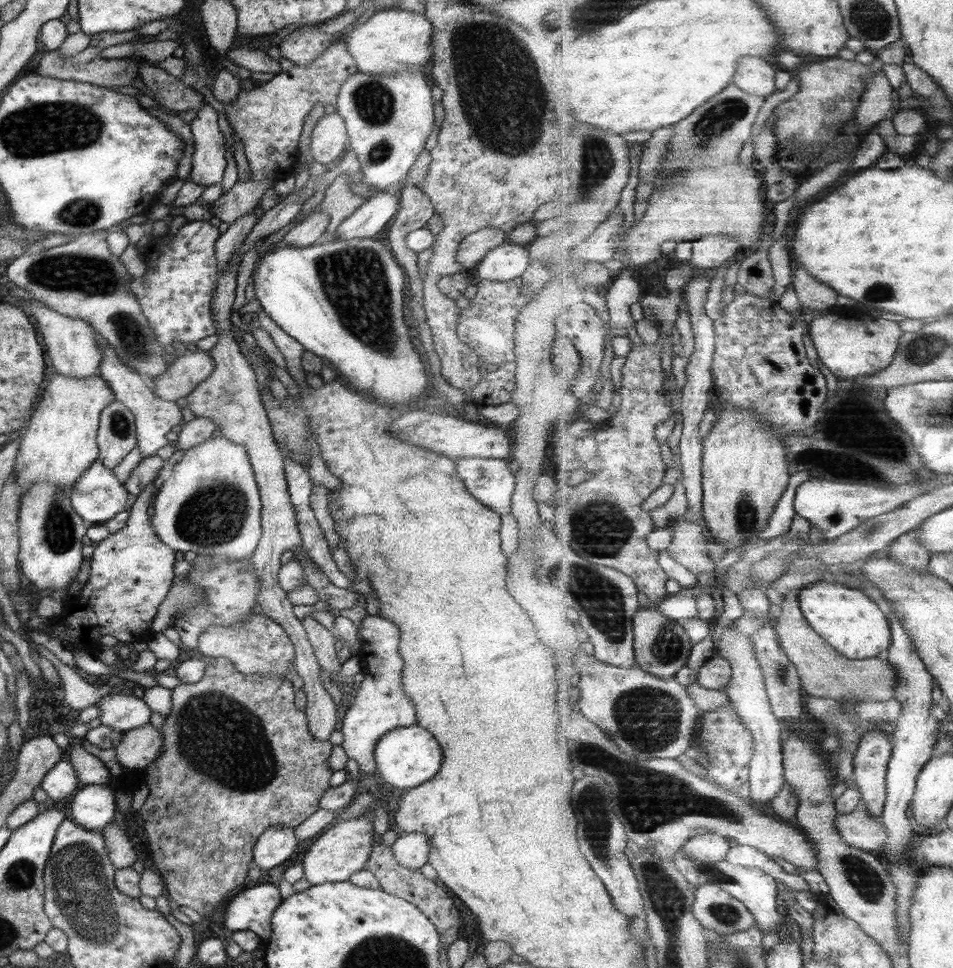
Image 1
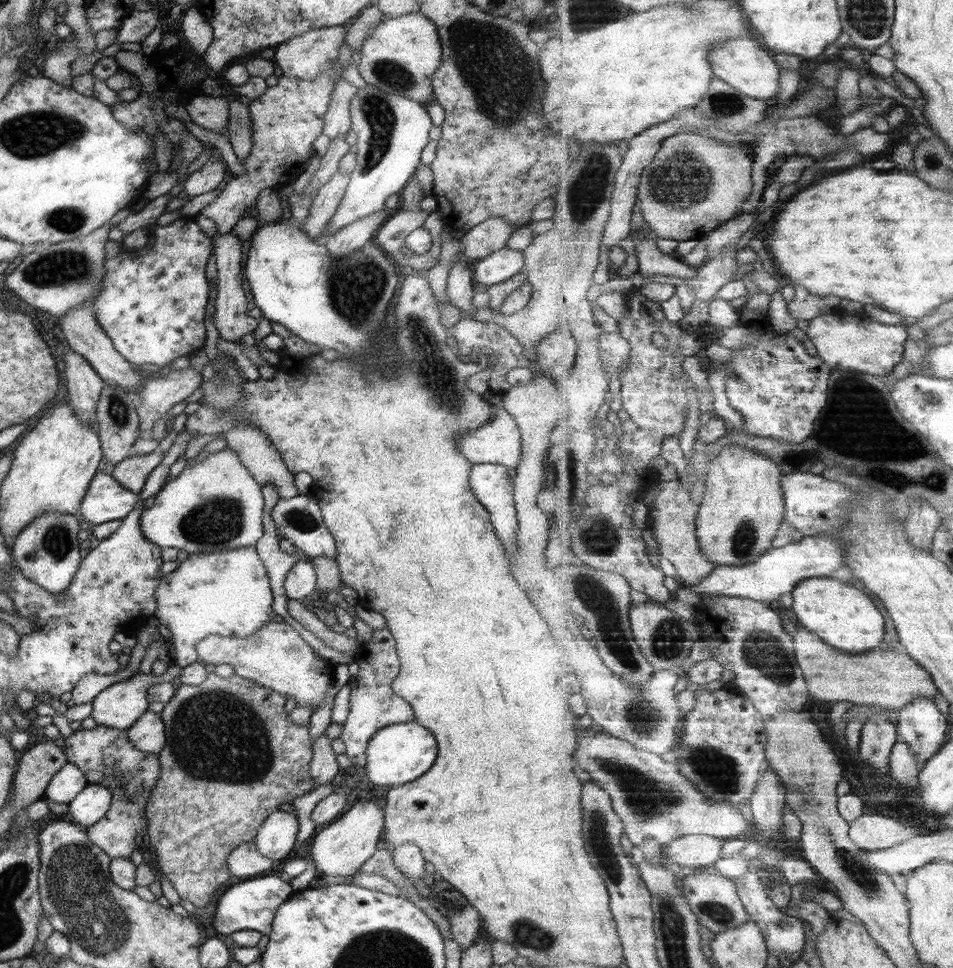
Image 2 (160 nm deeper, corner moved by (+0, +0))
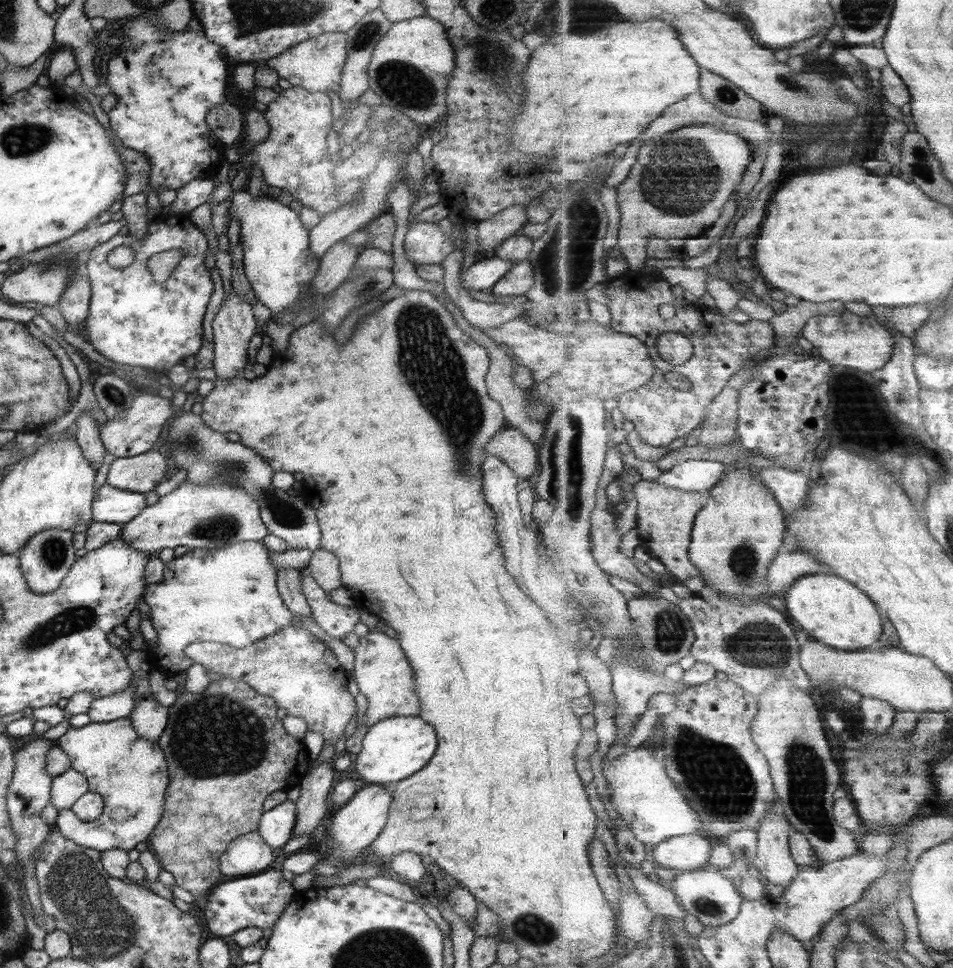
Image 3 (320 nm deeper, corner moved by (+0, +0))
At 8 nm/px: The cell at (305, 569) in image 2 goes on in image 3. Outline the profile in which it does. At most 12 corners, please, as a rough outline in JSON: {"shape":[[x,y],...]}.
{"shape":[[301,575],[315,624],[341,639],[359,622],[355,606],[328,599],[311,576]]}

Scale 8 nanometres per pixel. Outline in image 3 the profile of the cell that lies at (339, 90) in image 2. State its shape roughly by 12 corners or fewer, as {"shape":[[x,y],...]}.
{"shape":[[377,8],[346,35],[340,101],[369,88],[367,65],[390,27]]}

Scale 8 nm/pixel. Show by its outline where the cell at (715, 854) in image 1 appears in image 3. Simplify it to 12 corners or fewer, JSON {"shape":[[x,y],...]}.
{"shape":[[671,837],[649,849],[656,866],[705,869],[716,841]]}

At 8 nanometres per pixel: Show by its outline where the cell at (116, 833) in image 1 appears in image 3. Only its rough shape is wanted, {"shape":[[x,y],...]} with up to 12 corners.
{"shape":[[130,718],[69,727],[58,747],[102,813],[54,826],[97,852],[129,851],[164,809],[160,746]]}

